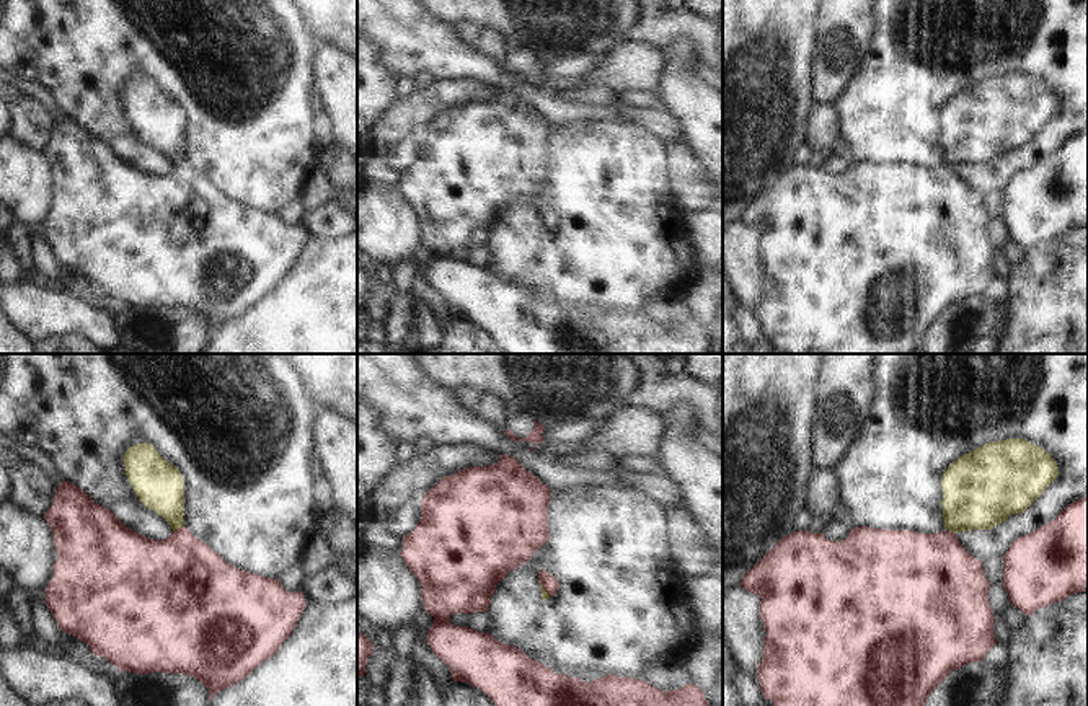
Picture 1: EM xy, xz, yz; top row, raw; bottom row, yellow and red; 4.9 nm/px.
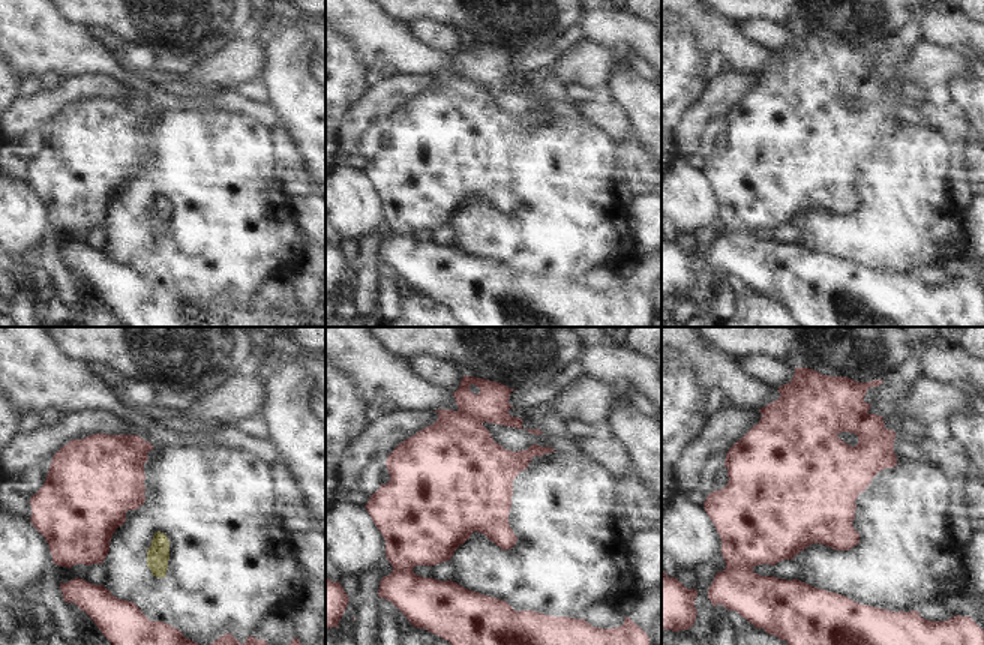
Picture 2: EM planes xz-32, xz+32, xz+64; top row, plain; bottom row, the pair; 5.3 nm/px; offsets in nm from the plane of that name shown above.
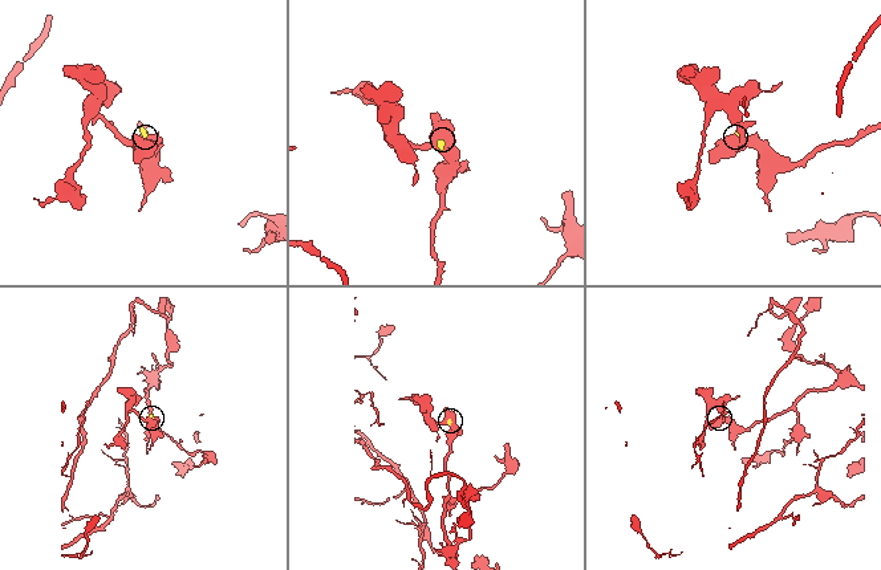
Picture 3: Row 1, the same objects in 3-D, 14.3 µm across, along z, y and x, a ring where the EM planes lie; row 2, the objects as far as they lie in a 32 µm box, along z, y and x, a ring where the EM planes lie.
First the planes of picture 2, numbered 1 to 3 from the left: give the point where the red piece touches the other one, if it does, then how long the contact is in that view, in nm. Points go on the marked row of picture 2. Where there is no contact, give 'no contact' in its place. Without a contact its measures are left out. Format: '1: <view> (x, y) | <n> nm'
1: no contact
2: no contact
3: no contact

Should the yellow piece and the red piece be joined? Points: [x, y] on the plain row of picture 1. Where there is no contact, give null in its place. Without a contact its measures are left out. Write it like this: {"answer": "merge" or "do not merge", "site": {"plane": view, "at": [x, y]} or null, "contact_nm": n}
{"answer": "merge", "site": {"plane": "xy", "at": [178, 162]}, "contact_nm": 70}

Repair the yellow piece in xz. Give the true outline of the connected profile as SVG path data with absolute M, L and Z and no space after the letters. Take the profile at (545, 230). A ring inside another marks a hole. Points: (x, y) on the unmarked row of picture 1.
M542 204L538 207L538 215L540 215L542 233L543 235L556 230L556 227L559 223L558 214L555 214L553 210L550 210L546 205Z

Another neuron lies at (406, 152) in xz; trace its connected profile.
M405 137L387 158L387 165L396 171L405 173L409 170L421 155L421 139L419 137Z

